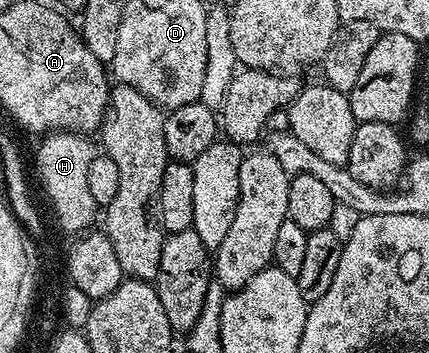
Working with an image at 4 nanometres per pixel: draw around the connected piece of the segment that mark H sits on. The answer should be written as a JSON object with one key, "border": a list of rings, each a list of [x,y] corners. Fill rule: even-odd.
{"border":[[[55,130],[44,134],[35,151],[35,171],[43,186],[43,195],[55,214],[55,223],[63,231],[83,233],[92,226],[97,214],[93,196],[89,193],[89,161],[97,154],[86,134],[73,130]]]}

